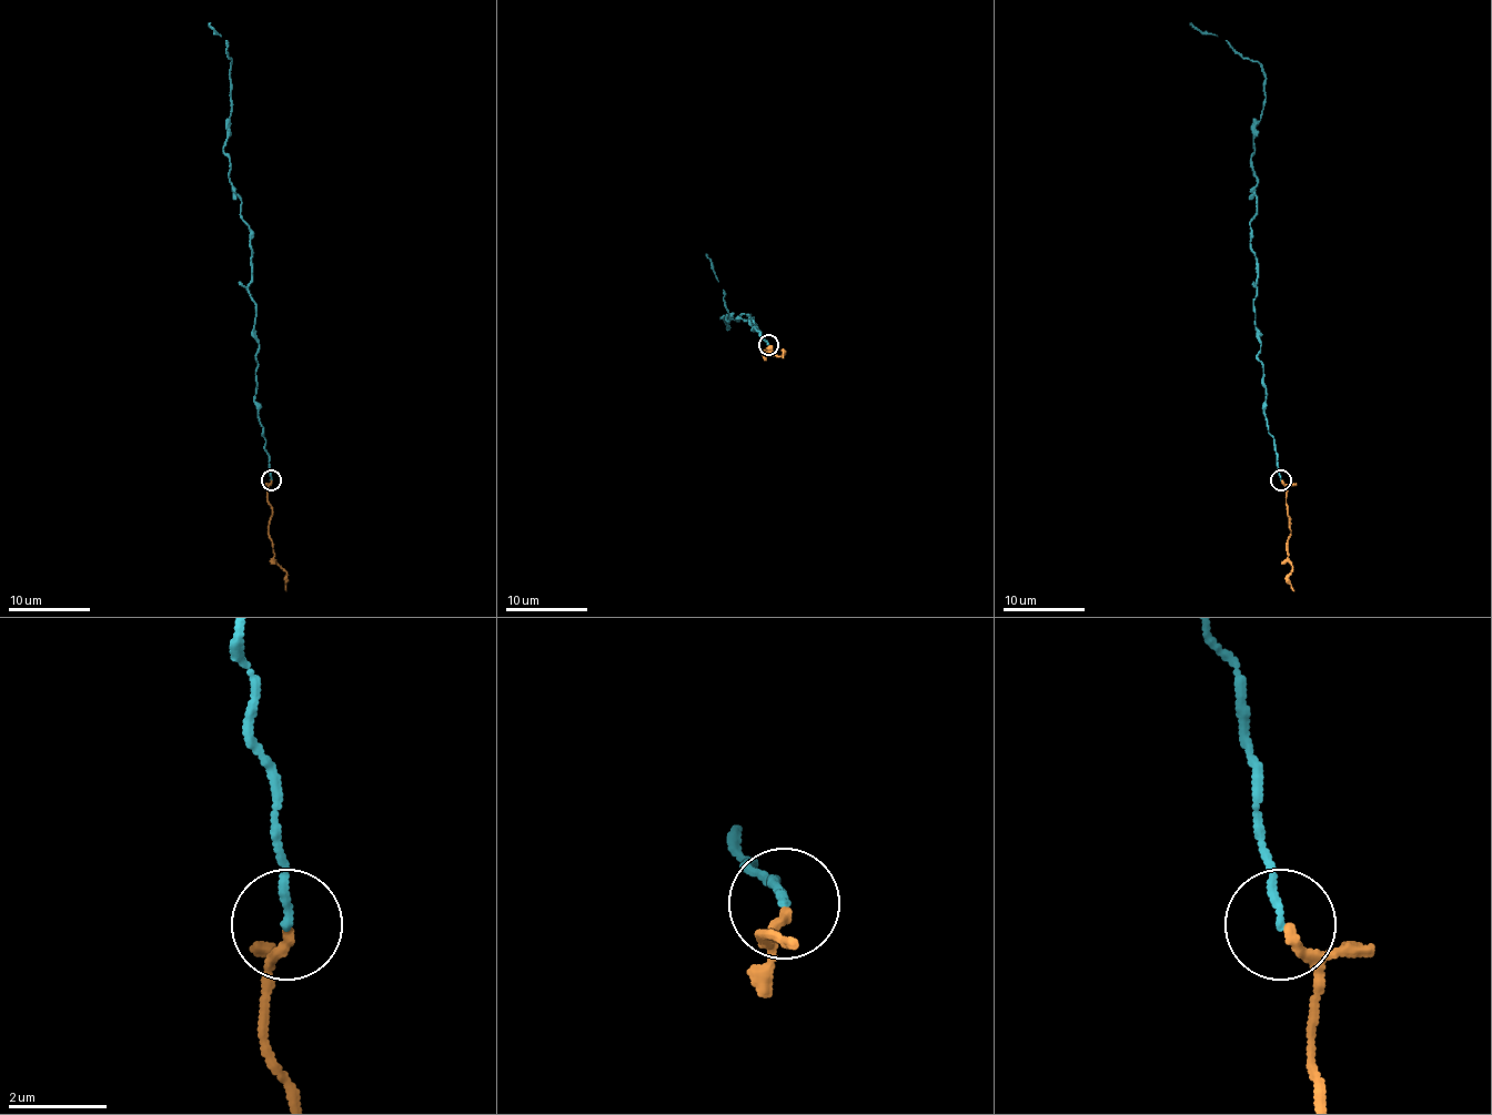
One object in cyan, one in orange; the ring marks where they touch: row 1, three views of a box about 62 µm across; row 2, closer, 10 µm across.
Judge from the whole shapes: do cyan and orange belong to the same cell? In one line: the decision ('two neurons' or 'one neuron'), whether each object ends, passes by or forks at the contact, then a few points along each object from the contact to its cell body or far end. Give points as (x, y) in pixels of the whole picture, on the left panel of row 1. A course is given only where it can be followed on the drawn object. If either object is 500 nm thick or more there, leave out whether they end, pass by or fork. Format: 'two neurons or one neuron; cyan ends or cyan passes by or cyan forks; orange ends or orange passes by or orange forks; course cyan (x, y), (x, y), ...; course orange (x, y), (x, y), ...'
one neuron; cyan ends; orange passes by; course cyan (271, 480), (254, 399), (259, 340), (249, 291), (251, 227), (224, 149), (232, 61), (227, 41), (208, 22); course orange (271, 480), (266, 488), (271, 517), (269, 535), (273, 541), (273, 560), (285, 573), (285, 590)

